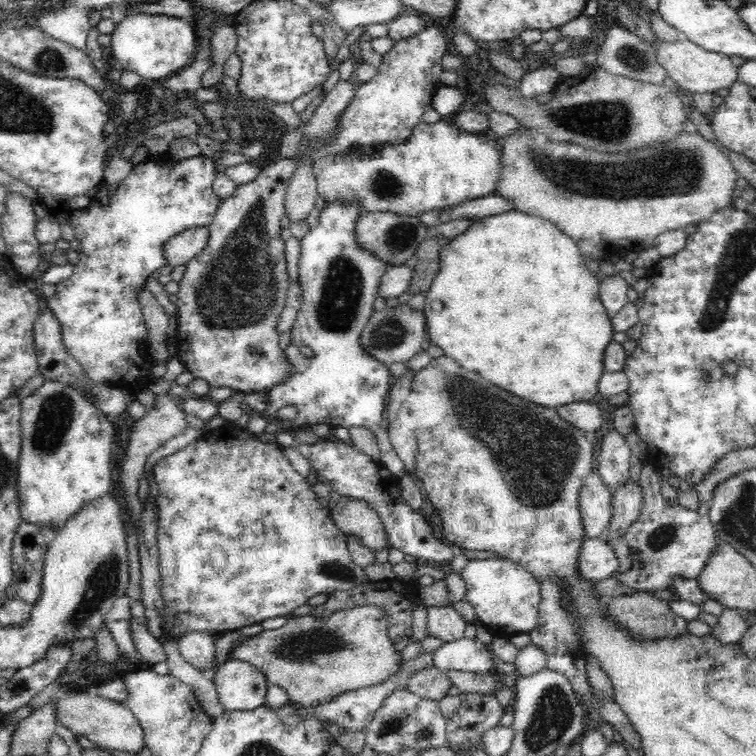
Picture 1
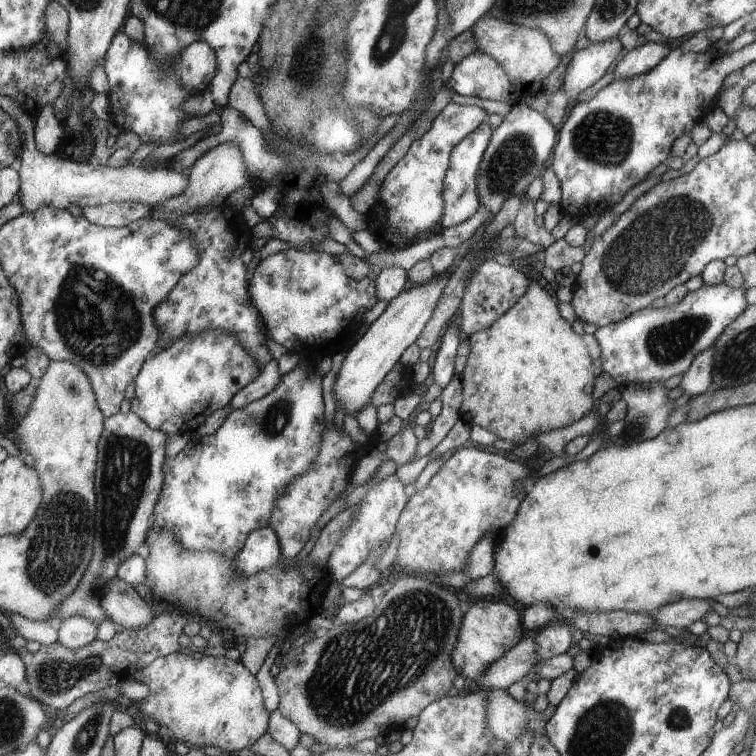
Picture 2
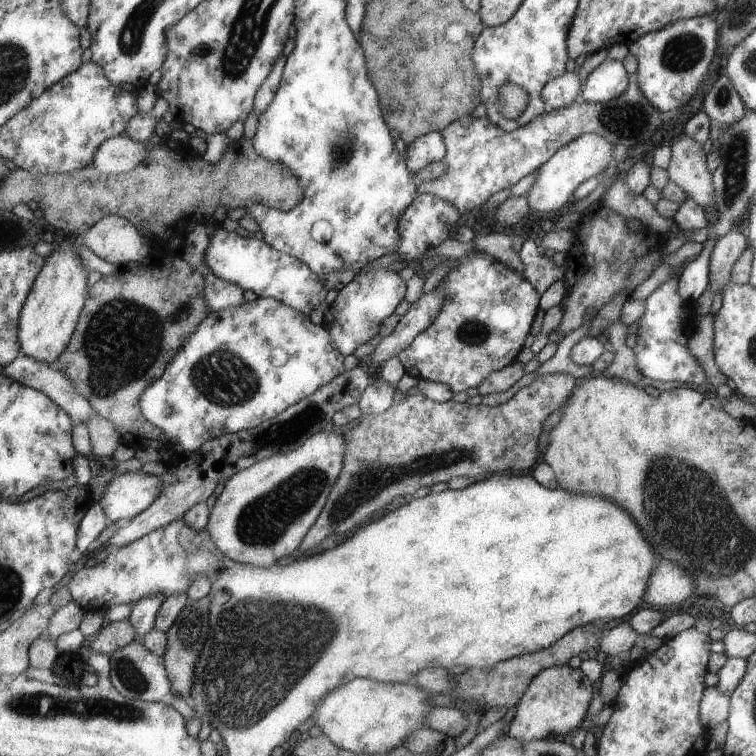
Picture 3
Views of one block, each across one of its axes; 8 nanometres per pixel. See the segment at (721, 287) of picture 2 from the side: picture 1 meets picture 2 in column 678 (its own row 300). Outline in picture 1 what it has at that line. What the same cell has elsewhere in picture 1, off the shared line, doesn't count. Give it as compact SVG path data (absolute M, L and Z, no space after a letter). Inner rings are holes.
M336 197L326 201L326 206L320 214L316 226L301 238L301 253L298 263L299 283L302 289L302 304L298 309L294 324L289 331L290 344L286 348L287 358L292 366L292 376L286 382L278 383L267 389L268 410L265 411L267 419L275 418L276 412L291 404L296 406L297 414L293 422L284 420L286 425L281 430L290 432L309 429L314 424L328 424L331 427L361 426L372 430L377 438L380 449L379 461L386 470L397 477L402 477L408 472L406 465L397 455L389 439L388 429L382 428L383 412L386 408L387 396L392 382L392 375L388 366L379 358L372 357L370 351L364 349L360 336L371 318L373 302L379 294L379 284L389 264L382 257L378 257L372 249L362 247L357 232L357 222L360 214L364 212L364 205L356 197L348 197L345 201ZM307 347L314 356L306 357L301 353L301 348Z

